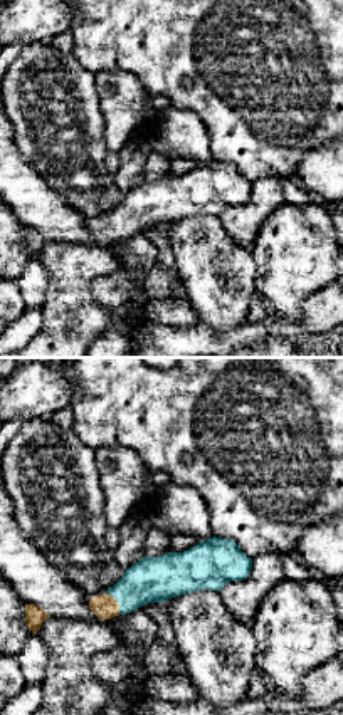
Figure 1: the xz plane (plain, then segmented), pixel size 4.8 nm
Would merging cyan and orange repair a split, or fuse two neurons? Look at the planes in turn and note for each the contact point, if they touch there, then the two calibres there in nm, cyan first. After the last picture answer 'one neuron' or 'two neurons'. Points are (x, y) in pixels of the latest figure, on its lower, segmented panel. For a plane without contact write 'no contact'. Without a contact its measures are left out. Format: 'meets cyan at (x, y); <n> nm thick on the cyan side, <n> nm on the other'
meets cyan at (116, 600); 220 nm thick on the cyan side, 120 nm on the other

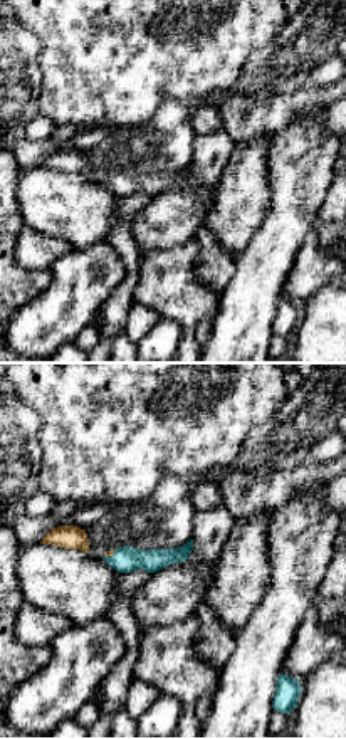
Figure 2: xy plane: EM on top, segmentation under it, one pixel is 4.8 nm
meets cyan at (110, 556); 130 nm thick on the cyan side, 20 nm on the other

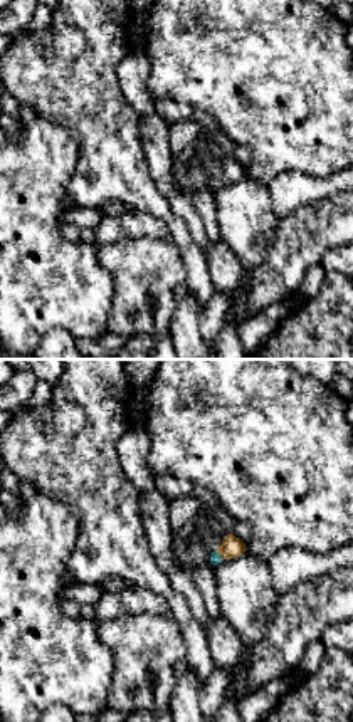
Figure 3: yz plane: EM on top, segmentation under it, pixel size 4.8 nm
meets cyan at (221, 556); 50 nm thick on the cyan side, 110 nm on the other

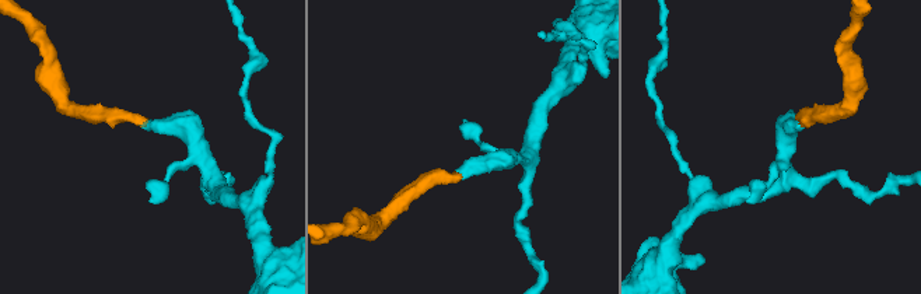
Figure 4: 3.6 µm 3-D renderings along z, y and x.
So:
one neuron

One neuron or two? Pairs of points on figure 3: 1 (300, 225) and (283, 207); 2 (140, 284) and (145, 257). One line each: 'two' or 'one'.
1: two
2: one

